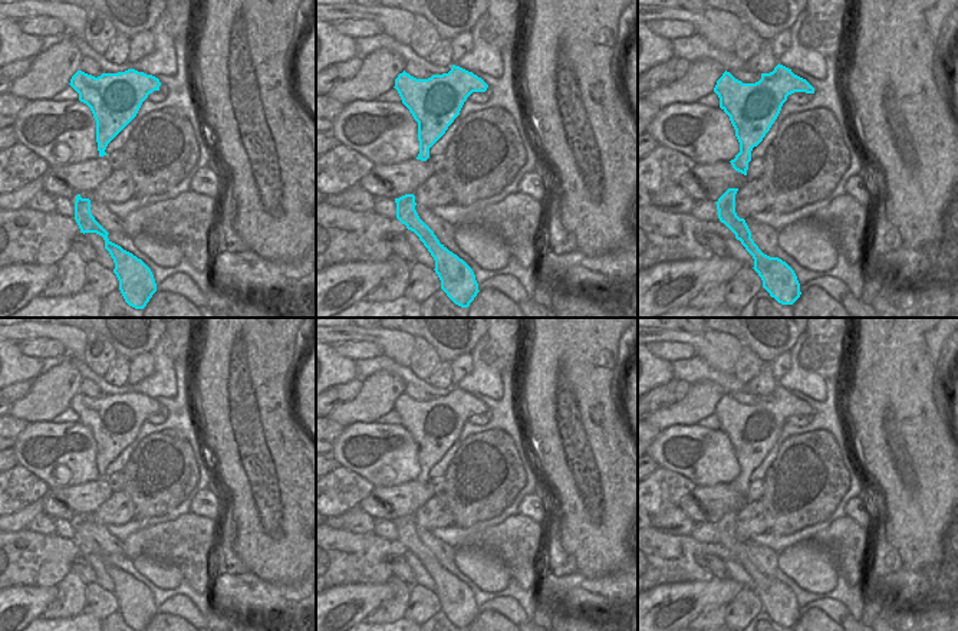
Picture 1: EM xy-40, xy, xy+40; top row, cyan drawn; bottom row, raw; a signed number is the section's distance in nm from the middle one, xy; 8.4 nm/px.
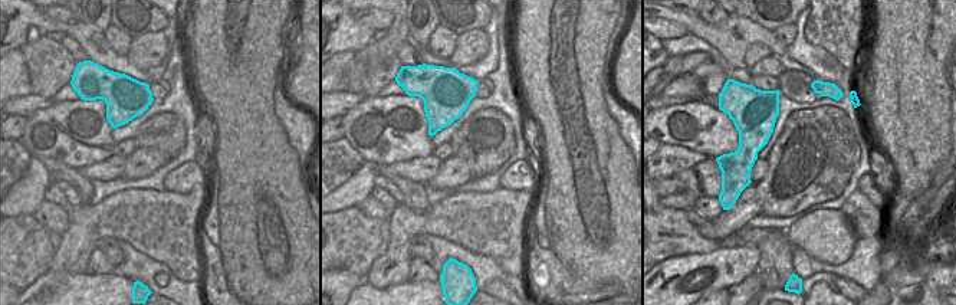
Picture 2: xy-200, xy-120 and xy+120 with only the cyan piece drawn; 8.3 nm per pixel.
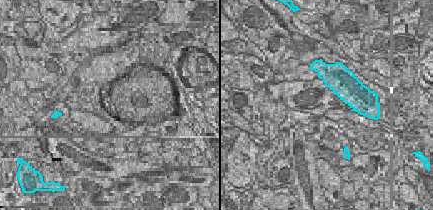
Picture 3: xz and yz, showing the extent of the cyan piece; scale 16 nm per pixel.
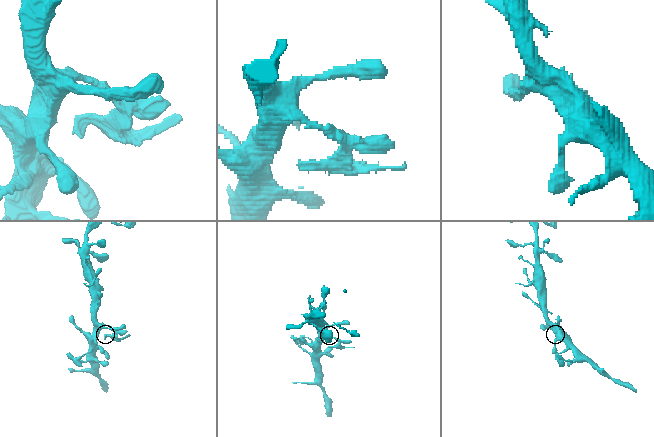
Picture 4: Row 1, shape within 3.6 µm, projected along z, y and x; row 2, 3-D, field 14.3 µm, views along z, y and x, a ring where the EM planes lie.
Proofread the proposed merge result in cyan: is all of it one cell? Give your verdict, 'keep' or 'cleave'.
keep

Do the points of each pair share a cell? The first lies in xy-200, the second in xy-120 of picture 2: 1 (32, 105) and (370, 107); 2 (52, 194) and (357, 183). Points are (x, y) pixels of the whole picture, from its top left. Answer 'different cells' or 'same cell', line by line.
1: different cells
2: different cells

